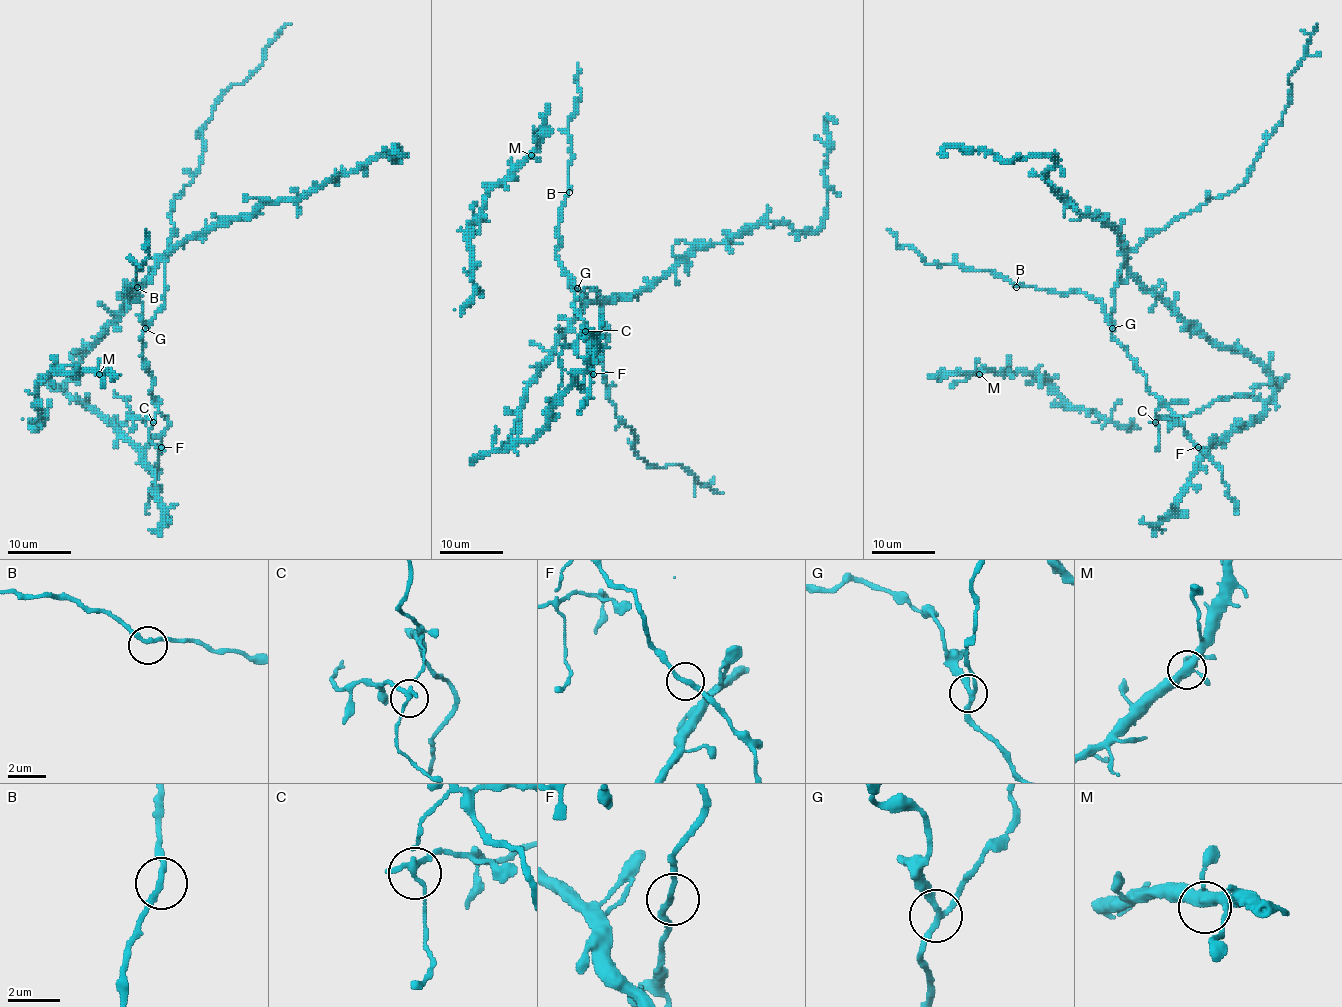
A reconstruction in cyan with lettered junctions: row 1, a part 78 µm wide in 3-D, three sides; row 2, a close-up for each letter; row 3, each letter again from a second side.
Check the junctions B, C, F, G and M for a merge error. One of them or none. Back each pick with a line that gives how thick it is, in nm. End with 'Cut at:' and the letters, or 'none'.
C: 190 nm thick
Cut at: C

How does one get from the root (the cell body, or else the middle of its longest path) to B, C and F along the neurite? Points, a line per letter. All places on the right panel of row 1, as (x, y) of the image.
B: (1120, 274), (1114, 290), (1112, 327), (1104, 306), (1084, 293), (1058, 293), (1030, 285), (1016, 287)
C: (1120, 274), (1114, 290), (1112, 334), (1145, 377), (1147, 388), (1163, 402), (1156, 410), (1155, 423)
F: (1120, 274), (1114, 290), (1112, 334), (1145, 377), (1147, 388), (1182, 420), (1185, 434), (1198, 447)

